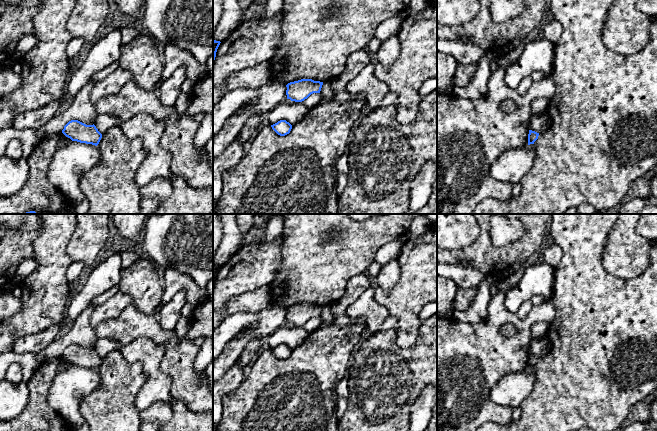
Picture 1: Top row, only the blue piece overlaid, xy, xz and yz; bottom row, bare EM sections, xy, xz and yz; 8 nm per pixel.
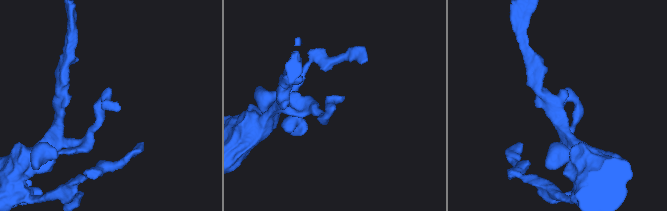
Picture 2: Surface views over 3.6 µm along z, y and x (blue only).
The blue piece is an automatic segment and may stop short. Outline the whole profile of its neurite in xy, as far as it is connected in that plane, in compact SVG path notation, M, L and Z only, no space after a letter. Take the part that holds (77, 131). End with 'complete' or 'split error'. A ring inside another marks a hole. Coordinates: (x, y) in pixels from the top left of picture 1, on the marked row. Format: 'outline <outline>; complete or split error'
outline M78 120L69 121L62 130L62 133L72 141L92 144L97 146L102 138L102 134L96 126L86 125Z; complete

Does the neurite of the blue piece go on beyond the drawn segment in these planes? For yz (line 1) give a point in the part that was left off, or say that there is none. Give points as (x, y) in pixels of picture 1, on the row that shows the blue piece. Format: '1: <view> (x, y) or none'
1: none

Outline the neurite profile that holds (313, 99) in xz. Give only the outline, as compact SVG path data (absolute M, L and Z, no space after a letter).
M313 93L307 99L304 100L304 103L308 109L312 109L320 102L321 99L322 96L320 93Z

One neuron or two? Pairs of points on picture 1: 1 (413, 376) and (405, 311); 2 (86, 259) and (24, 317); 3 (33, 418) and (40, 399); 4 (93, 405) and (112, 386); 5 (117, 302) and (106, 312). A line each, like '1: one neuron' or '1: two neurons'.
1: two neurons
2: two neurons
3: one neuron
4: one neuron
5: one neuron

